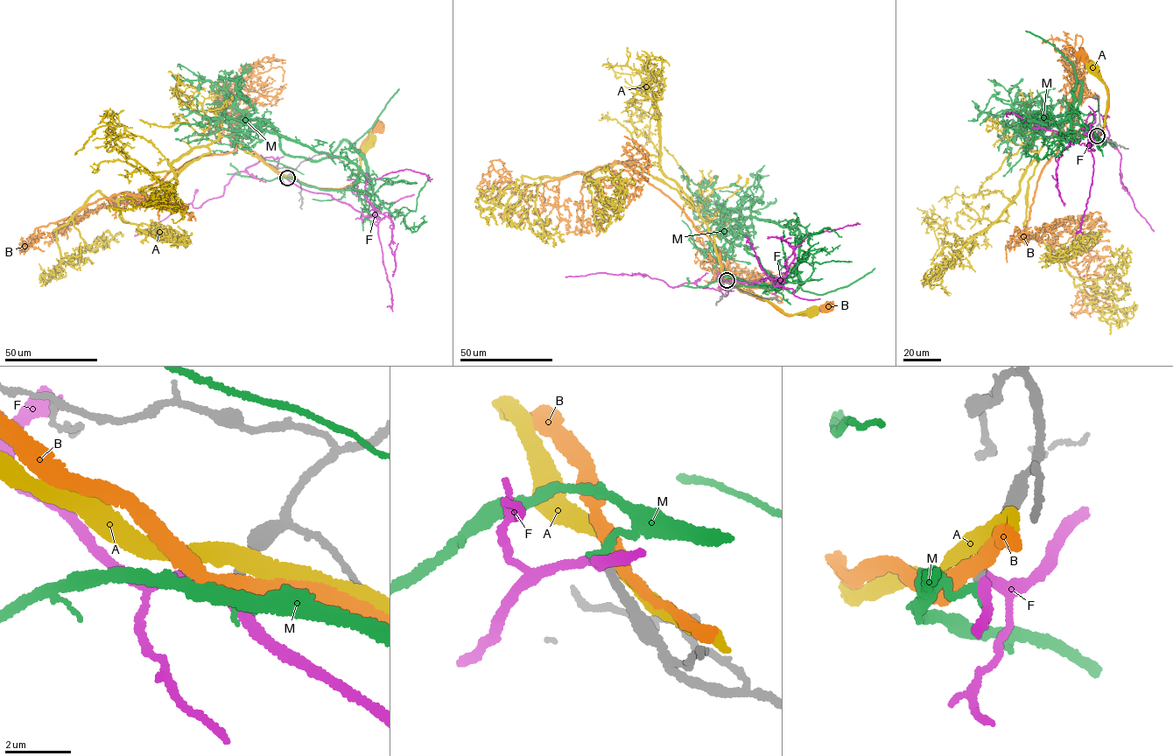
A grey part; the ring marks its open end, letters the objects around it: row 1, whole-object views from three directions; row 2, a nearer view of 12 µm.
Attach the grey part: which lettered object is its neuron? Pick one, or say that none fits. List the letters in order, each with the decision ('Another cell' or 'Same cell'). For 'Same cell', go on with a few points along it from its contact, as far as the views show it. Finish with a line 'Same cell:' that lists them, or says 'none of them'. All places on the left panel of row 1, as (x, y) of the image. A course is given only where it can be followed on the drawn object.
A: Another cell
B: Another cell
F: Another cell
M: Same cell. Its course: (287, 178), (369, 183), (347, 141), (317, 161), (291, 156), (212, 82), (188, 102), (172, 92)
Same cell: M

